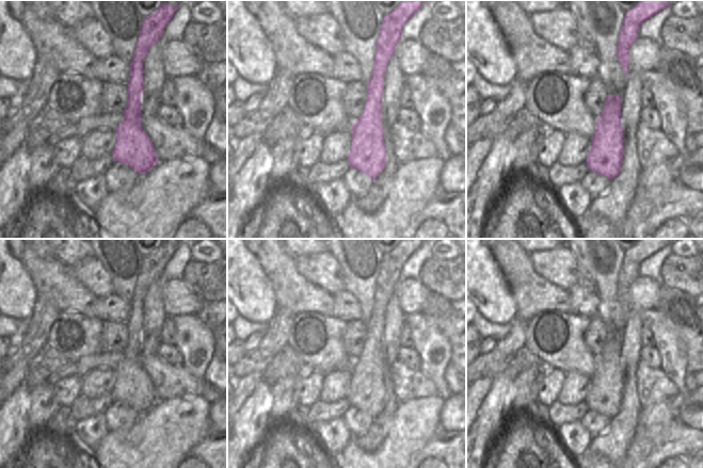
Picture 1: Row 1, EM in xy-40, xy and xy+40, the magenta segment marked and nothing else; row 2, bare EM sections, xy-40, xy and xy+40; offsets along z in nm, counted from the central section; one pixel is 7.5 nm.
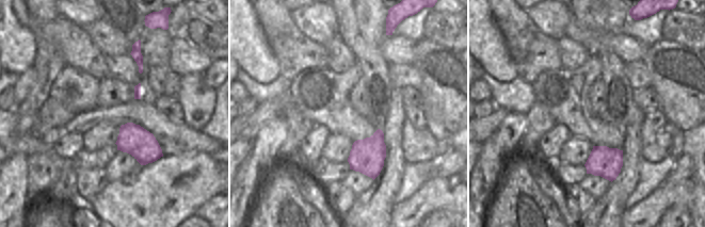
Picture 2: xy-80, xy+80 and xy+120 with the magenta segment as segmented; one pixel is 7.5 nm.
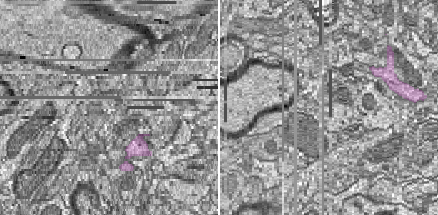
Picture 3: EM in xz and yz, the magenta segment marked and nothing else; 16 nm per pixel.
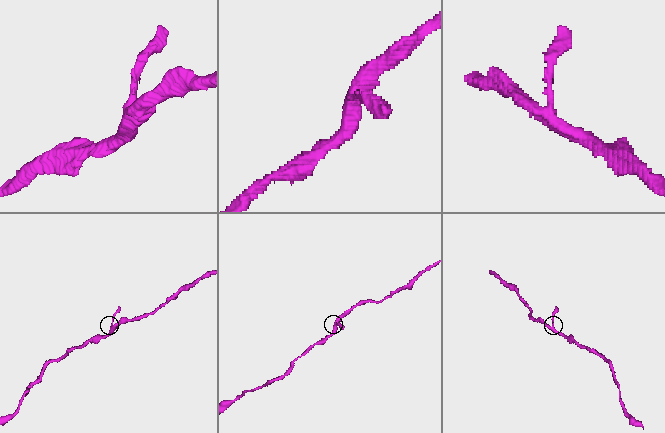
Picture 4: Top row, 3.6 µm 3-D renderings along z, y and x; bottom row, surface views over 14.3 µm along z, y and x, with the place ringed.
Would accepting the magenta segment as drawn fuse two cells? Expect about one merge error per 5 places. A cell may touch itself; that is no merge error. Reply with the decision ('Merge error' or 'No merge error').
No merge error.

